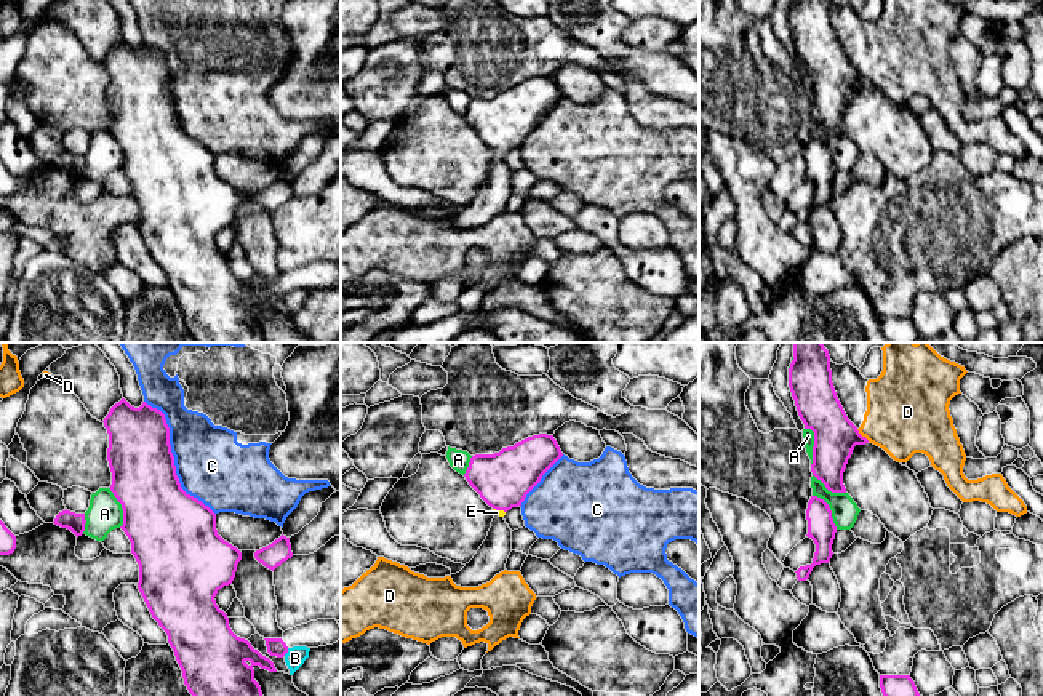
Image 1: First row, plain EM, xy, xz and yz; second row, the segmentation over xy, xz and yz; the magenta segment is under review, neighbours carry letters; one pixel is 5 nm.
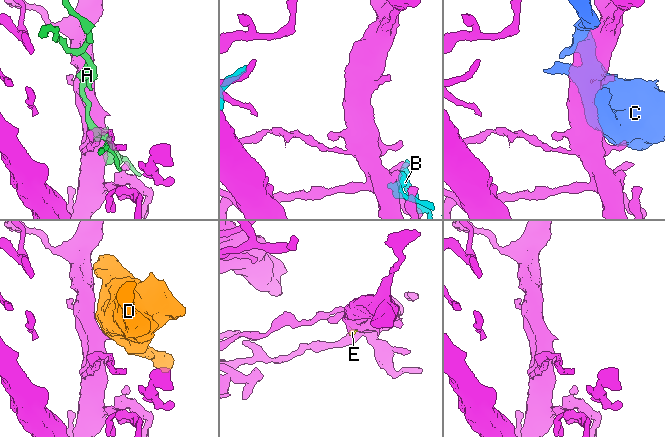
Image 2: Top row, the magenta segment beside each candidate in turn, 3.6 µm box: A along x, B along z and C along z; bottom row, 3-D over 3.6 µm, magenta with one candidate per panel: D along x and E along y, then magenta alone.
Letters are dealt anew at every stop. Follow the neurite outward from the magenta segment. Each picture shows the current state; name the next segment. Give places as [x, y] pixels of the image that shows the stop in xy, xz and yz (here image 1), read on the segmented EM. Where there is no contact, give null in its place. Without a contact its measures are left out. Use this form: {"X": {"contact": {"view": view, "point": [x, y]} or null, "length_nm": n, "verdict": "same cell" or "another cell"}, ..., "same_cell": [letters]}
{"A": {"contact": {"view": "yz", "point": [815, 445]}, "length_nm": 190, "verdict": "another cell"}, "B": {"contact": {"view": "xy", "point": [287, 652]}, "length_nm": 50, "verdict": "another cell"}, "C": {"contact": {"view": "xy", "point": [173, 458]}, "length_nm": 700, "verdict": "another cell"}, "D": {"contact": {"view": "yz", "point": [861, 436]}, "length_nm": 90, "verdict": "another cell"}, "E": {"contact": {"view": "xz", "point": [499, 509]}, "length_nm": 70, "verdict": "same cell"}, "same_cell": ["E"]}

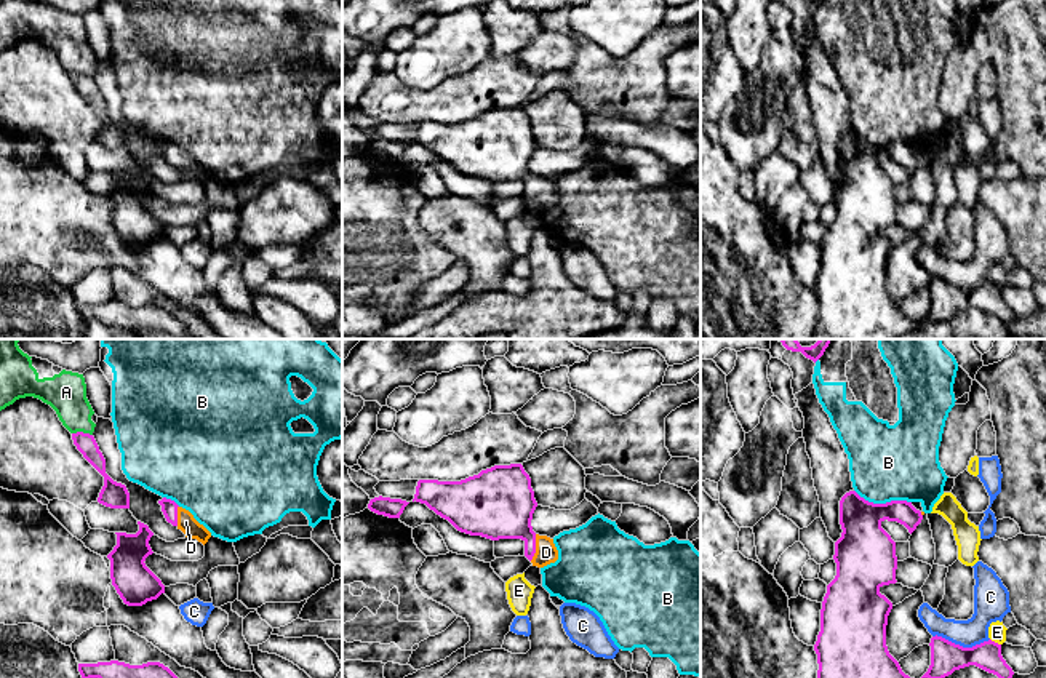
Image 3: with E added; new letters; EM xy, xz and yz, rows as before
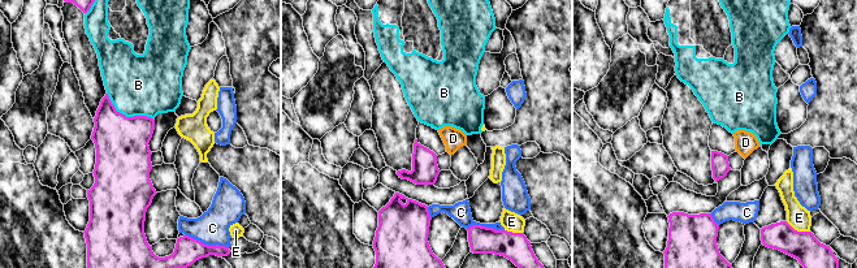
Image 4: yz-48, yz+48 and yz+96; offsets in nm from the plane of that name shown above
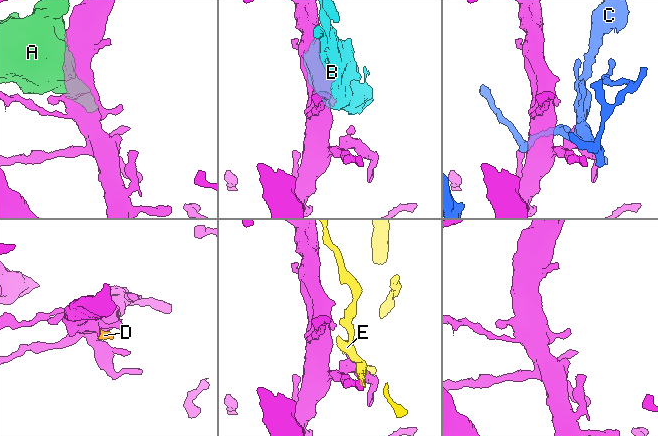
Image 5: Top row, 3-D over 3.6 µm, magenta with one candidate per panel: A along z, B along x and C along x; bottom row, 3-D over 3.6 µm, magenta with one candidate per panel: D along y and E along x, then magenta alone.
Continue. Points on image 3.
{"A": {"contact": {"view": "xy", "point": [82, 432]}, "length_nm": 110, "verdict": "another cell"}, "B": {"contact": {"view": "yz", "point": [883, 504]}, "length_nm": 300, "verdict": "another cell"}, "C": {"contact": {"view": "yz", "point": [962, 646]}, "length_nm": 280, "verdict": "another cell"}, "D": {"contact": {"view": "xz", "point": [534, 547]}, "length_nm": 140, "verdict": "same cell"}, "E": {"contact": {"view": "yz", "point": [994, 642]}, "length_nm": 70, "verdict": "another cell"}, "same_cell": ["D"]}

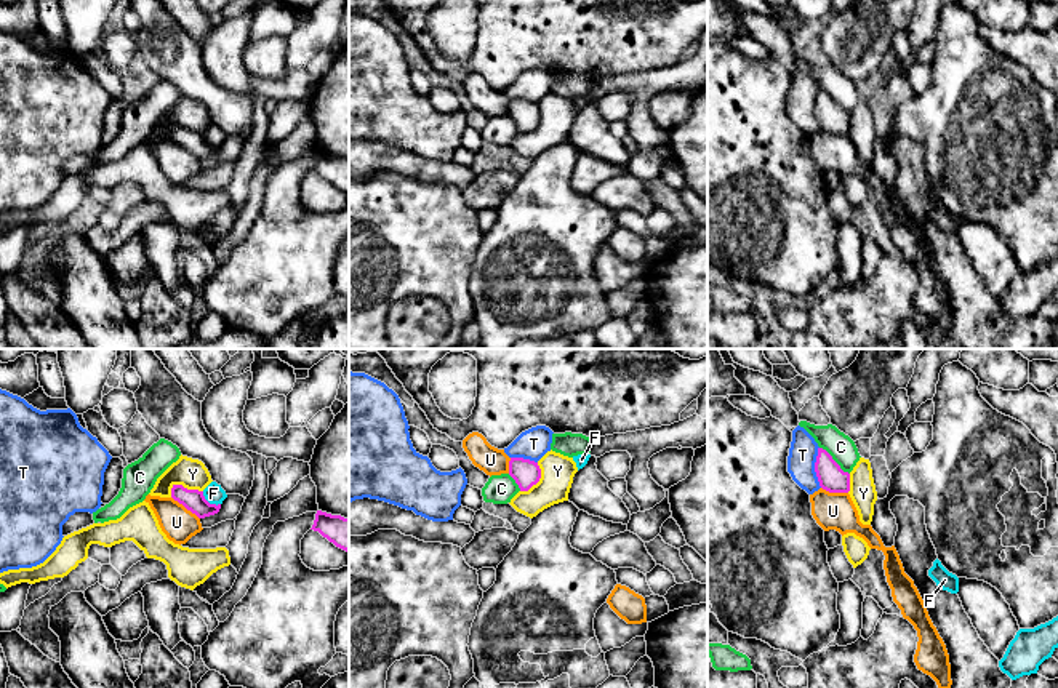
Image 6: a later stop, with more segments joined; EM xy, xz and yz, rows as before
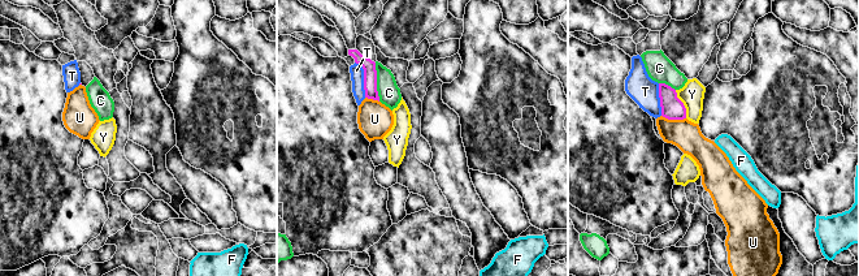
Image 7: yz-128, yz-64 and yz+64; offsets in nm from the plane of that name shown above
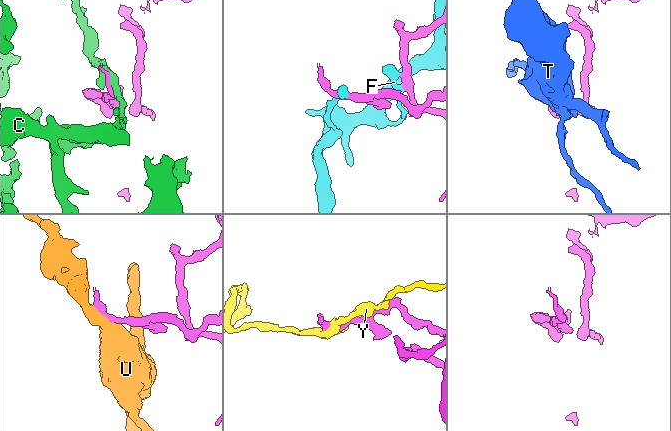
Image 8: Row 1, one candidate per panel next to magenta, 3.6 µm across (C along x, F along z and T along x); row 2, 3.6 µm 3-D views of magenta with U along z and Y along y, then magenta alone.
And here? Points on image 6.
{"C": {"contact": {"view": "yz", "point": [834, 461]}, "length_nm": 200, "verdict": "another cell"}, "F": {"contact": {"view": "xy", "point": [208, 503]}, "length_nm": 120, "verdict": "another cell"}, "T": {"contact": {"view": "yz", "point": [815, 468]}, "length_nm": 200, "verdict": "another cell"}, "U": {"contact": {"view": "xy", "point": [186, 508]}, "length_nm": 180, "verdict": "another cell"}, "Y": {"contact": {"view": "xy", "point": [183, 487]}, "length_nm": 170, "verdict": "another cell"}, "same_cell": []}

